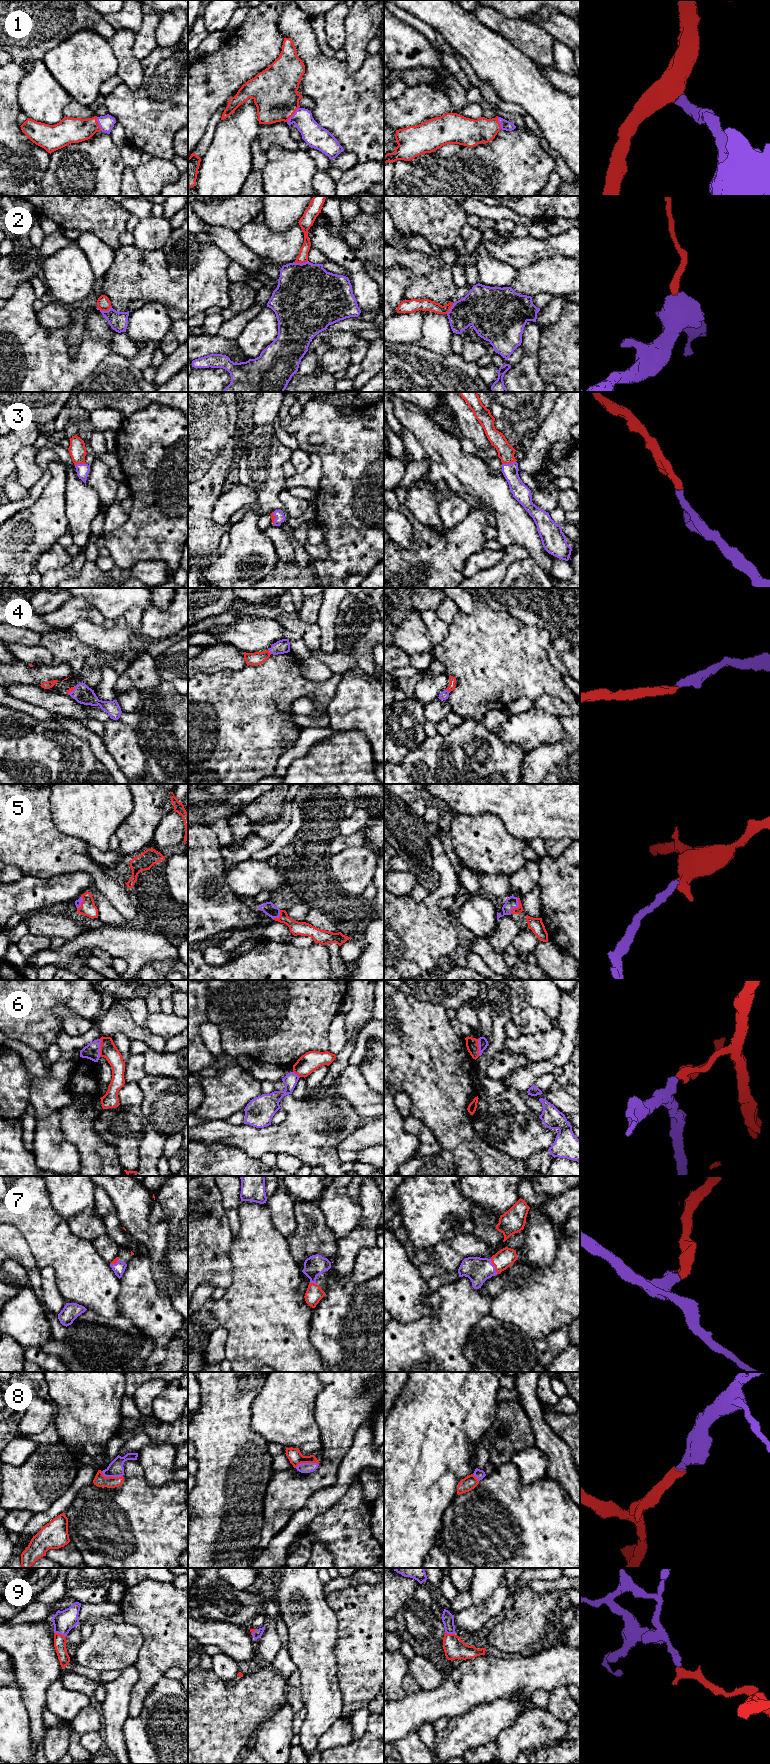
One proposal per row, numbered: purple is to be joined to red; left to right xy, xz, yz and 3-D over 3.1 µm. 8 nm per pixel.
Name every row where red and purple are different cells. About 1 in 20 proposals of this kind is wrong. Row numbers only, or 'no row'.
2, 6

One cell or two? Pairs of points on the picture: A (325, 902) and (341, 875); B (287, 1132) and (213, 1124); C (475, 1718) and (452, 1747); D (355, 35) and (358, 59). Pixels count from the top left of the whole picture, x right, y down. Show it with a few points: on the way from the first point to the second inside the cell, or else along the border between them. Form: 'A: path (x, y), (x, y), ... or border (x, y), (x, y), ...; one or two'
A: path (332, 895), (340, 887), (341, 882); one
B: path (269, 1142), (262, 1147), (247, 1147), (231, 1134); one
C: path (471, 1725), (456, 1740); one
D: path (356, 41), (356, 53); one

